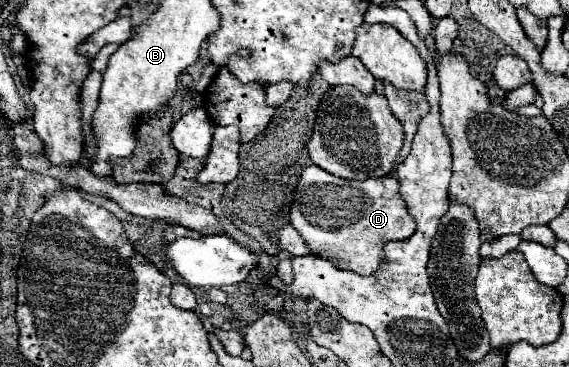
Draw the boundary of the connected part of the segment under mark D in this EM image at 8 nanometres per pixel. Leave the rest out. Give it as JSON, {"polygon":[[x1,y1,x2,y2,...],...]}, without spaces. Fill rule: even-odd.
{"polygon":[[306,166,298,178,296,194,294,194,294,204,292,210,288,212,290,224,300,232,304,242,310,246,312,254,330,260,336,268,340,270,352,270,358,274,374,274,378,264,382,262,382,246,388,240,406,240,414,234,416,224,412,222,404,200,400,198,398,192,398,180,392,176,382,176,382,178,368,178,364,182,354,182,354,180,340,180,318,166]]}

